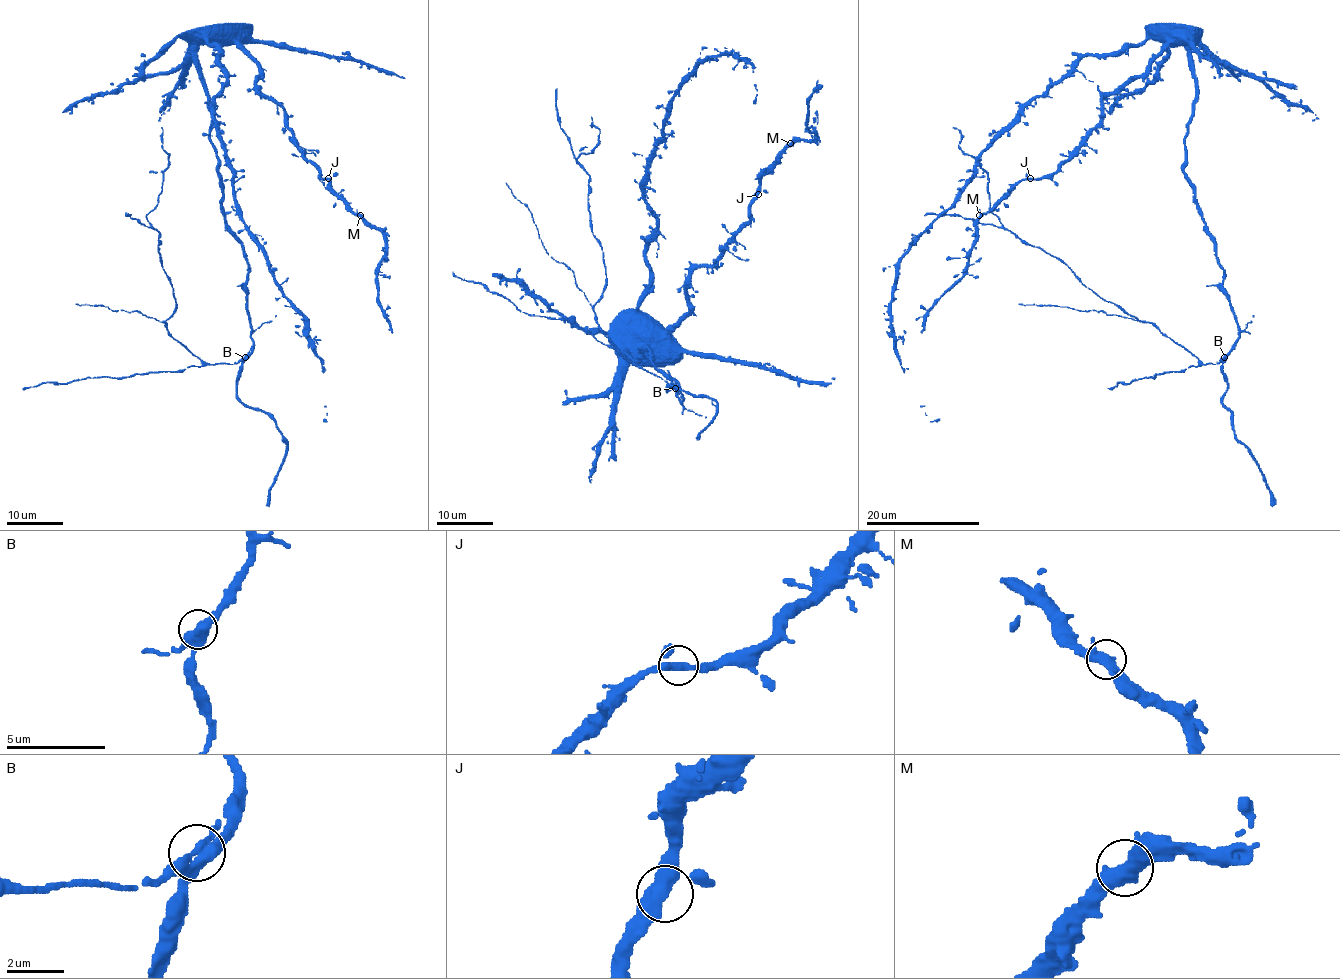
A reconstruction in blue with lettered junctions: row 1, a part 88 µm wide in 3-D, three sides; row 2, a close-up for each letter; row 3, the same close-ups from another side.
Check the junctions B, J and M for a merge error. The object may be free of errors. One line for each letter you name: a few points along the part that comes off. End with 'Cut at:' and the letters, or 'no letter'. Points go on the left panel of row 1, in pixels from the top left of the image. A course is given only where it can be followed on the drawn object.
Cut at: no letter

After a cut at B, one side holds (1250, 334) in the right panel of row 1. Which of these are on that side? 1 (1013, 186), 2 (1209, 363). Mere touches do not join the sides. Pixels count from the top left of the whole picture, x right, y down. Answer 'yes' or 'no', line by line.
1: yes
2: no

